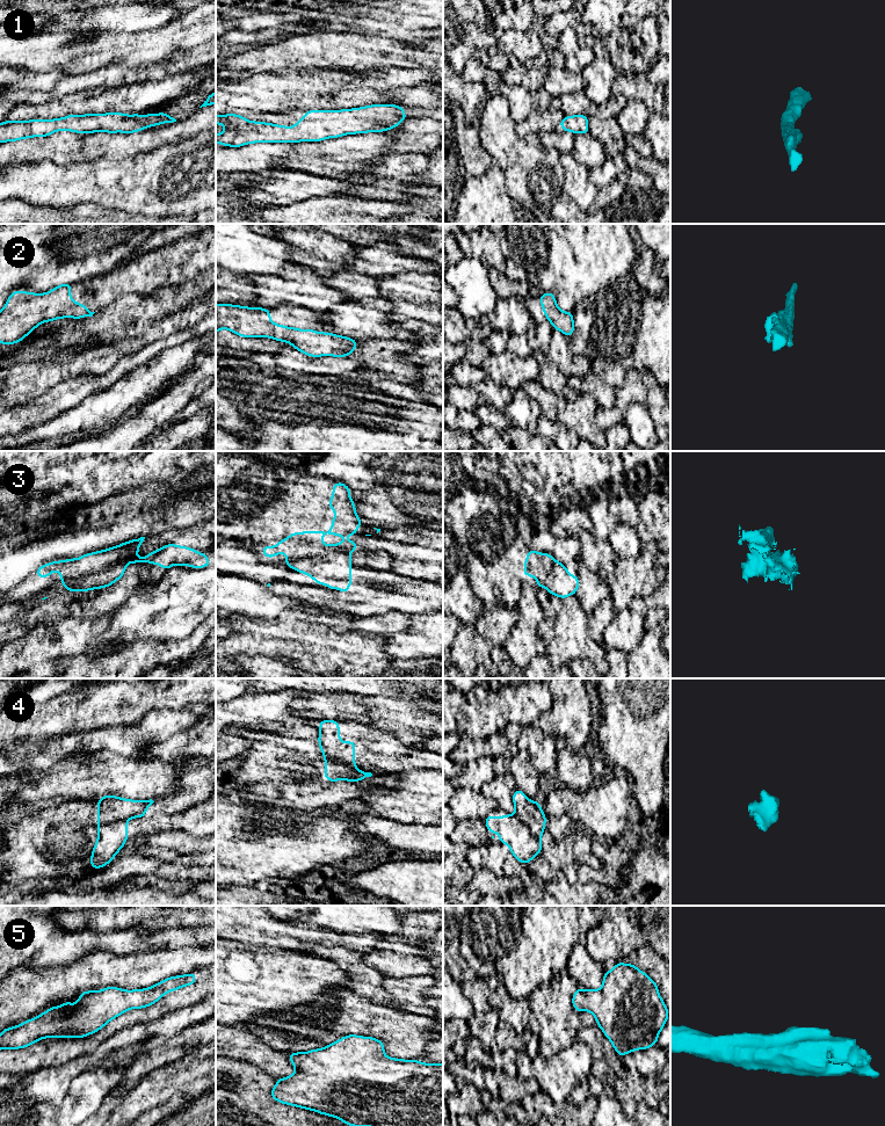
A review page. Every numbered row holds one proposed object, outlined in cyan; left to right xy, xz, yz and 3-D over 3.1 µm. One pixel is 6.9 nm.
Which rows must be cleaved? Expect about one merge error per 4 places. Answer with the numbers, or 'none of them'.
3, 4

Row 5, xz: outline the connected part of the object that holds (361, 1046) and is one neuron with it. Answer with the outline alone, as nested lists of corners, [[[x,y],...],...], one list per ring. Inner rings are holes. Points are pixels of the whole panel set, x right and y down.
[[[348,1034],[324,1048],[292,1052],[289,1061],[296,1073],[277,1078],[269,1094],[276,1102],[335,1117],[350,1126],[443,1126],[443,1063],[393,1059],[384,1053],[382,1040],[355,1034]]]

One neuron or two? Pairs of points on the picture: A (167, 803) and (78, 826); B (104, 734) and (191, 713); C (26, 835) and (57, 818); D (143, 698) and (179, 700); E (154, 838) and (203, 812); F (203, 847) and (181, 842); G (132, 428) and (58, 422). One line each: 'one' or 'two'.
A: one
B: one
C: one
D: one
E: two
F: one
G: two

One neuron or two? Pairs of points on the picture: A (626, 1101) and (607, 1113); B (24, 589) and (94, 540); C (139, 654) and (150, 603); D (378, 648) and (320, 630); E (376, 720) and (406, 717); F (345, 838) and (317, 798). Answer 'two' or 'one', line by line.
A: two
B: two
C: two
D: one
E: one
F: two

